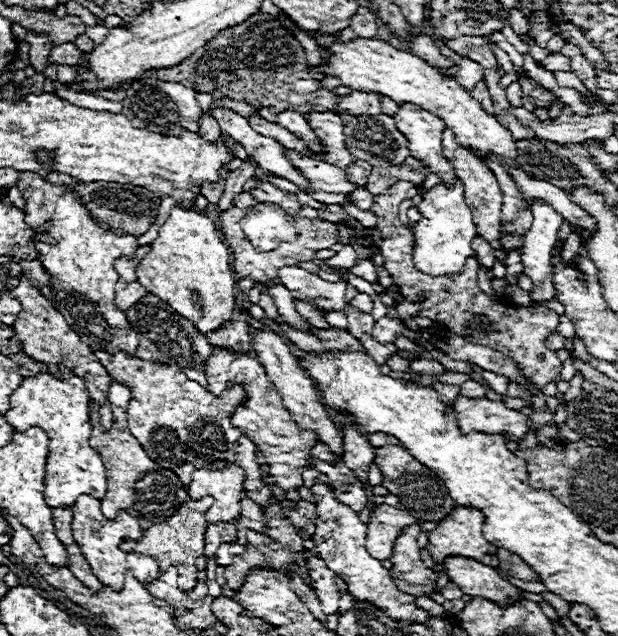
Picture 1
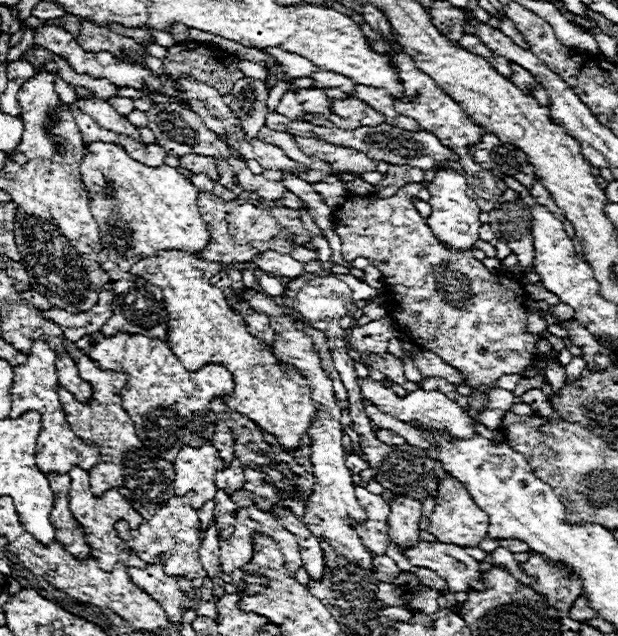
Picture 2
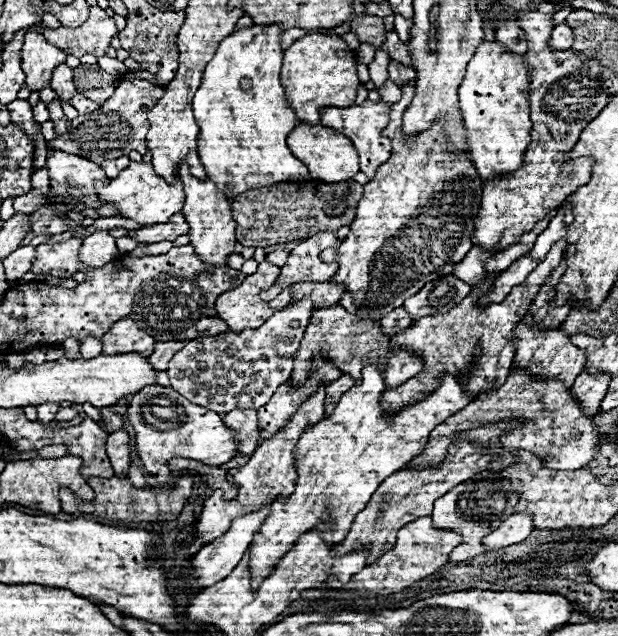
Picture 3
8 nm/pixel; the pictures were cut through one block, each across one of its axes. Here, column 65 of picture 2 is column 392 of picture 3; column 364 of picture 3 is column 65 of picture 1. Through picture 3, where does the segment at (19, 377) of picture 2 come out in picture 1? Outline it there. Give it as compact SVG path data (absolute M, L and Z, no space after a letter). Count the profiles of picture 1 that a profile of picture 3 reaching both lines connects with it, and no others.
M58 366L60 376L54 376L50 372L40 372L32 378L24 378L20 388L16 388L16 392L12 392L10 396L10 410L4 414L4 418L8 420L8 424L12 424L18 432L30 426L40 426L46 430L50 442L48 442L48 456L46 456L46 480L44 480L44 496L48 500L48 504L52 504L52 508L72 508L76 498L80 494L90 494L96 496L98 500L104 498L106 494L106 472L104 472L104 464L100 454L88 444L92 426L88 420L88 394L84 390L84 380L80 376L76 376L70 368L66 366Z

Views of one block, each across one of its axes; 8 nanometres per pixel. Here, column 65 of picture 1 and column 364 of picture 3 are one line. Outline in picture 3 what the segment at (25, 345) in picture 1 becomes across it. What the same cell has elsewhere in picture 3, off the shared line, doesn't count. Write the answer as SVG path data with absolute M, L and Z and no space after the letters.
M340 304L330 306L330 308L320 308L312 314L310 324L306 326L304 338L300 342L300 352L296 352L296 356L294 356L294 372L290 378L292 384L304 384L304 380L308 378L308 372L310 372L312 356L316 356L316 354L324 354L326 358L336 362L336 366L342 372L350 374L356 382L360 380L360 372L366 364L378 364L386 374L388 388L400 386L404 380L416 376L420 372L420 368L424 366L422 358L416 356L414 352L404 350L404 348L392 348L390 336L386 336L382 332L378 322L368 320L368 318L362 320L356 314L346 312Z

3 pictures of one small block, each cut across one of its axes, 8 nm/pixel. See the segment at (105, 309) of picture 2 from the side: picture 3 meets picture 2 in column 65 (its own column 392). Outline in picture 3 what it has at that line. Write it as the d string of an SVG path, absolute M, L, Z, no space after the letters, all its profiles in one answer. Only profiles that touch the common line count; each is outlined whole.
M400 306L400 308L396 308L394 312L388 312L388 316L384 316L384 318L380 320L380 324L382 324L384 334L394 336L394 334L402 332L404 328L408 328L408 326L412 324L412 318L410 318L410 314Z

